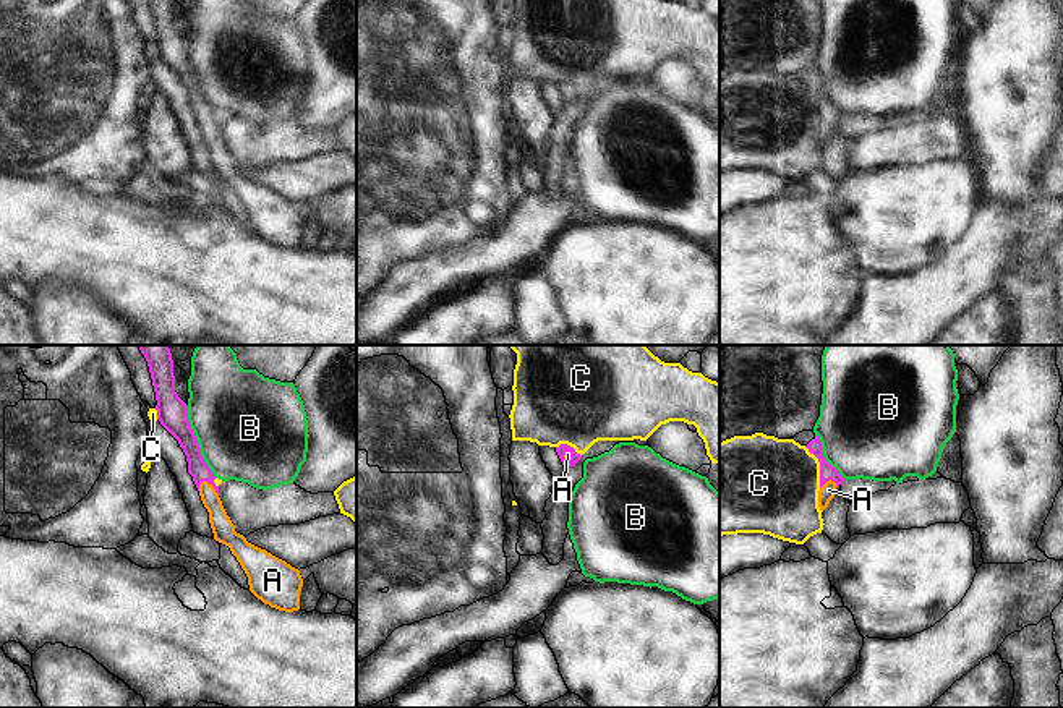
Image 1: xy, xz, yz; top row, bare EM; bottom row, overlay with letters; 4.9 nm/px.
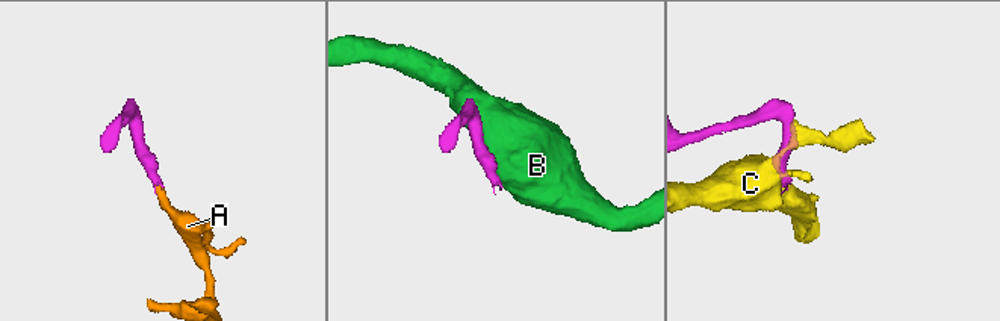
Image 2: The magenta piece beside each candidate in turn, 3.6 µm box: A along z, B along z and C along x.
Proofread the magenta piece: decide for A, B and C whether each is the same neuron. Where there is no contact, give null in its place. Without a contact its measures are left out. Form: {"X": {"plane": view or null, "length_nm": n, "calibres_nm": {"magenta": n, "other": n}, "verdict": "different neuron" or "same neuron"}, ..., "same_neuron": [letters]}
{"A": {"plane": "xy", "length_nm": 120, "calibres_nm": {"magenta": 100, "other": 110}, "verdict": "same neuron"}, "B": {"plane": "xy", "length_nm": 380, "calibres_nm": {"magenta": 160, "other": 500}, "verdict": "different neuron"}, "C": {"plane": "yz", "length_nm": 220, "calibres_nm": {"magenta": 80, "other": 460}, "verdict": "different neuron"}, "same_neuron": ["A"]}

